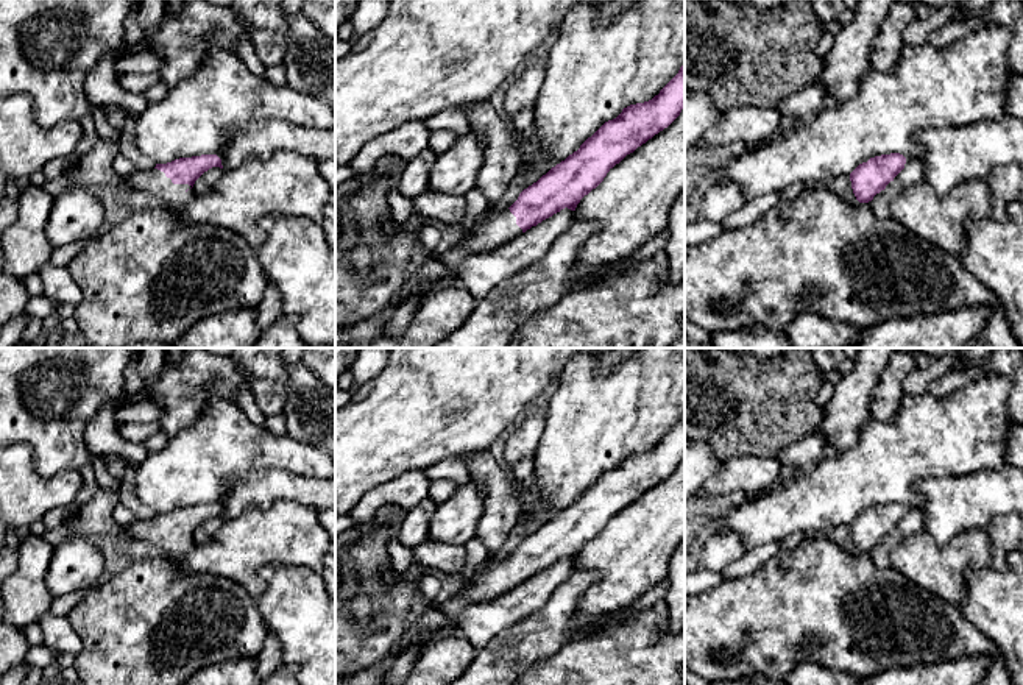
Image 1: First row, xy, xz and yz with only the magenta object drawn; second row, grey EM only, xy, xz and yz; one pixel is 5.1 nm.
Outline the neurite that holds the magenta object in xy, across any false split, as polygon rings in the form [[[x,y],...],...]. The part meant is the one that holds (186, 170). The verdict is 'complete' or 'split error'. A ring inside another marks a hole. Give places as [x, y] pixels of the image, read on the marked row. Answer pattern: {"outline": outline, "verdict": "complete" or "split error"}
{"outline": [[[279,150],[268,159],[250,158],[243,165],[223,172],[206,195],[198,195],[193,184],[212,167],[223,169],[217,154],[179,158],[136,170],[125,183],[159,197],[181,223],[234,231],[253,248],[267,239],[260,218],[304,217],[321,225],[324,206],[334,200],[318,162],[288,150]]], "verdict": "split error"}

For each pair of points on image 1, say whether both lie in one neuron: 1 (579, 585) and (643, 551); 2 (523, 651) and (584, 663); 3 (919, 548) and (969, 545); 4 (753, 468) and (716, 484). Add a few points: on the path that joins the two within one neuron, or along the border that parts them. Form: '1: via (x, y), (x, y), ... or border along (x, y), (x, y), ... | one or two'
1: border along (591, 568), (598, 579), (587, 590), (577, 607) | two
2: border along (580, 637), (527, 668) | two
3: via (931, 553), (956, 553) | one
4: via (744, 473), (733, 475), (725, 481) | one

